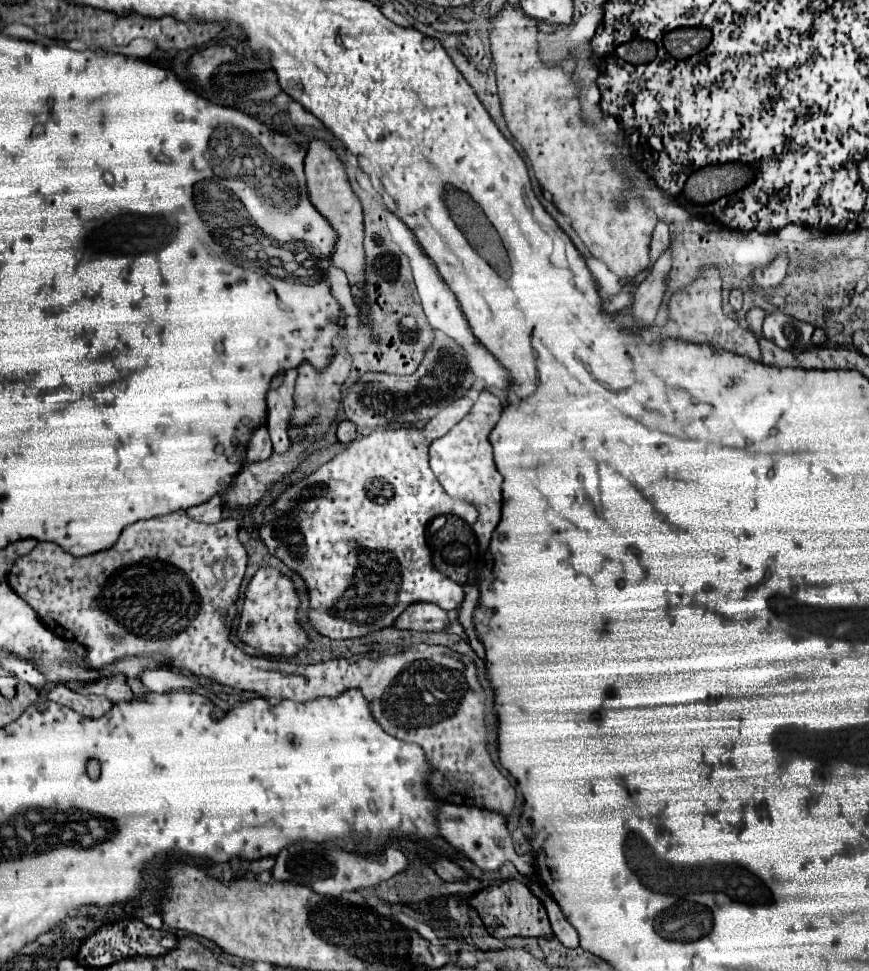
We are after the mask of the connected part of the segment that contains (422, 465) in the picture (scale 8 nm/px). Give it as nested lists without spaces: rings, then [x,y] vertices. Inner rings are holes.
[[[462,398],[446,406],[422,430],[376,430],[370,436],[362,436],[360,440],[348,444],[348,448],[334,456],[330,462],[322,464],[322,468],[288,486],[272,504],[266,506],[258,534],[268,546],[270,554],[278,556],[292,570],[304,576],[310,590],[310,622],[320,634],[332,640],[362,638],[374,634],[376,630],[390,628],[394,620],[414,602],[432,602],[444,610],[452,610],[462,604],[464,588],[444,578],[432,566],[432,556],[426,546],[424,530],[432,518],[442,514],[456,514],[466,524],[474,524],[478,512],[472,504],[452,500],[444,492],[442,484],[428,466],[430,442],[426,440],[424,432],[432,432],[428,430],[428,426],[436,426],[436,432],[448,432],[450,422],[452,426],[458,424],[460,418],[470,410],[470,406],[472,400]],[[360,548],[362,574],[358,574],[356,570]]]

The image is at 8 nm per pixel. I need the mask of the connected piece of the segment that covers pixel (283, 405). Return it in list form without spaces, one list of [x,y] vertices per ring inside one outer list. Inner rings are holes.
[[[290,368],[286,372],[282,386],[278,386],[276,390],[270,390],[266,394],[266,404],[268,404],[266,428],[268,428],[272,440],[274,452],[278,454],[285,453],[291,446],[287,431],[288,424],[292,420],[292,412],[296,410],[296,406],[294,406],[296,376],[298,376],[298,370]]]

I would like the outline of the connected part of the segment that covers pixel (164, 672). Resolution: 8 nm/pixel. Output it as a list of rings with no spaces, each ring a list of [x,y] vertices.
[[[148,668],[138,676],[138,680],[150,692],[170,692],[172,688],[176,690],[176,688],[194,688],[194,686],[198,686],[198,682],[194,678],[172,672],[168,668],[152,668],[152,670]]]

